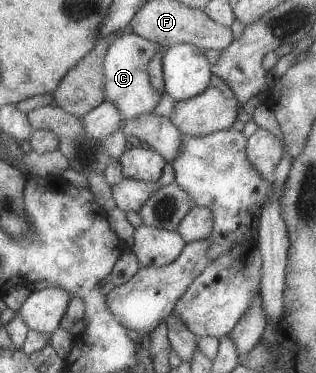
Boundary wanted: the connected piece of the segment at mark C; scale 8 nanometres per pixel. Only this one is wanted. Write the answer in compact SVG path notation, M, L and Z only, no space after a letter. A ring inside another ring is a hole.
M133 32L121 33L112 43L107 45L103 59L103 91L105 101L113 103L121 119L133 119L151 113L161 99L151 87L147 73L149 60L159 51L159 46Z

